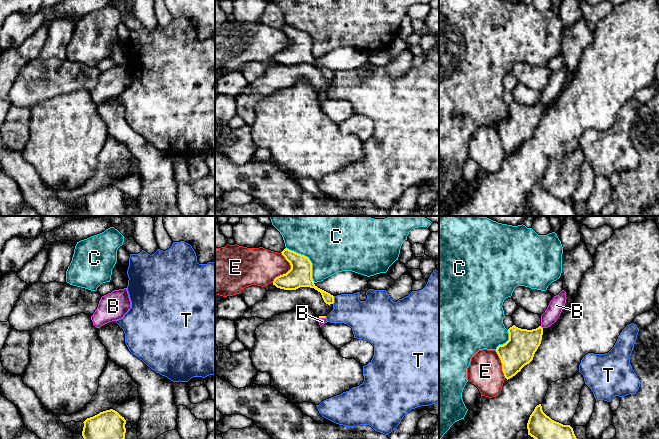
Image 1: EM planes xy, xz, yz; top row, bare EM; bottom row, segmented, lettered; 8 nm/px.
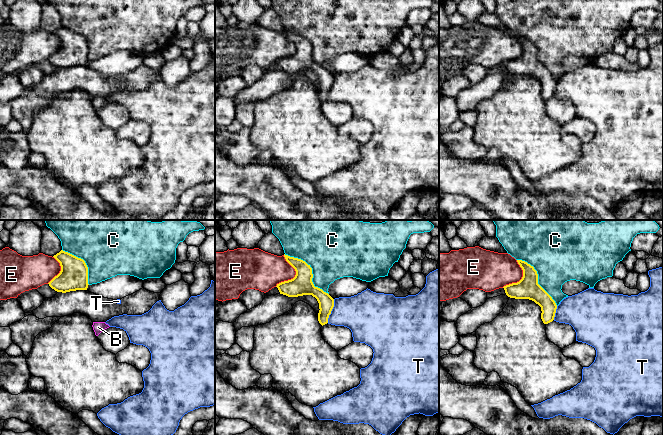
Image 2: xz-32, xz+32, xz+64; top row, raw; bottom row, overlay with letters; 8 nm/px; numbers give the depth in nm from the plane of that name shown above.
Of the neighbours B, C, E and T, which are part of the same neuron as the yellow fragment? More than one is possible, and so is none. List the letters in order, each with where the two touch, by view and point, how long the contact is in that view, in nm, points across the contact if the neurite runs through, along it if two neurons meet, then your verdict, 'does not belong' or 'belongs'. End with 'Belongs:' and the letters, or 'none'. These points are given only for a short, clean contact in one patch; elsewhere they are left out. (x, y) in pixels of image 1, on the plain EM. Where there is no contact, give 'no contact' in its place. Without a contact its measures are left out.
B: meets yellow in yz at (541, 103); contact 30 nm long; runs through yz (520, 124), (541, 103), (556, 81); belongs
C: meets yellow in xz at (308, 35); contact 360 nm long; does not belong
E: meets yellow in xz at (289, 46); contact 260 nm long; does not belong
T: meets yellow in xz at (333, 76); contact 70 nm long; border along xz (334, 72), (332, 79); does not belong
Belongs: B

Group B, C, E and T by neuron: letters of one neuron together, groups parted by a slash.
B / C / E / T

